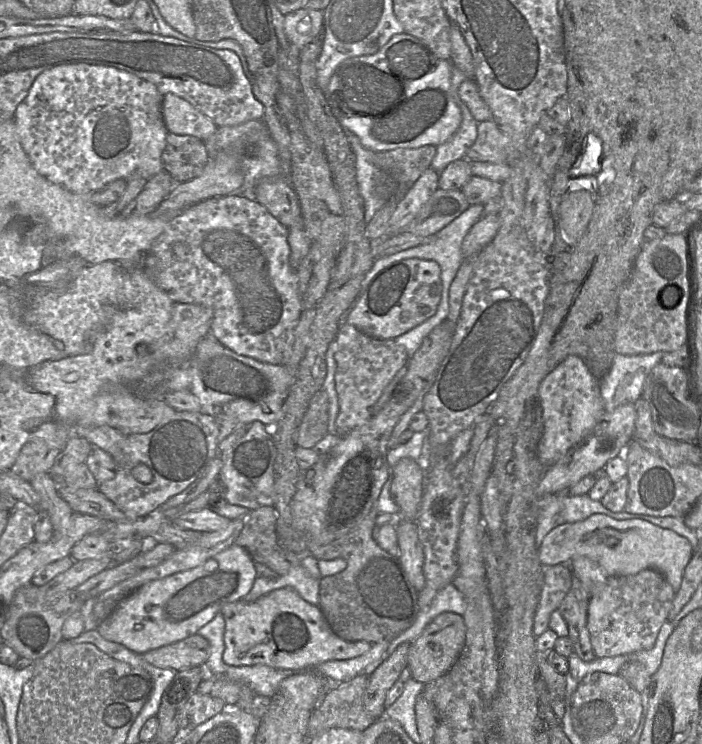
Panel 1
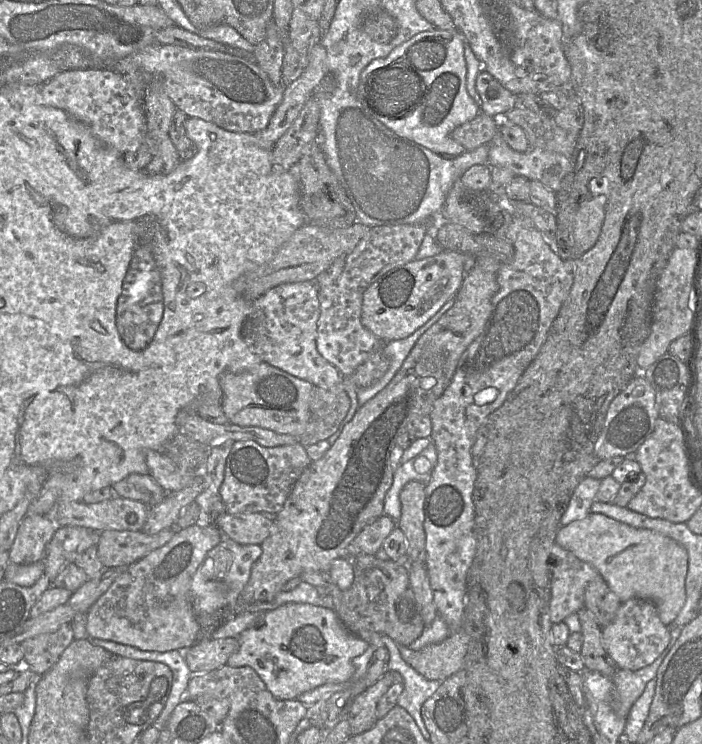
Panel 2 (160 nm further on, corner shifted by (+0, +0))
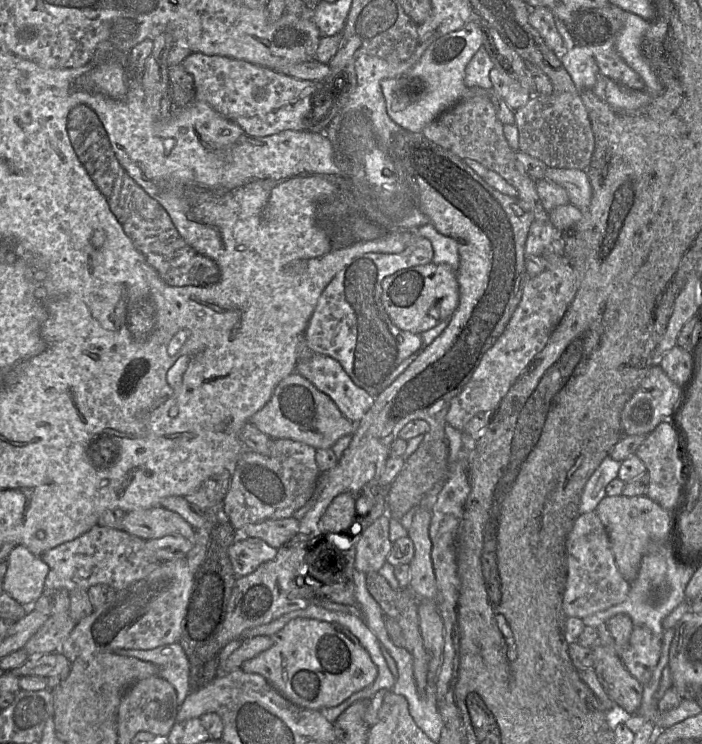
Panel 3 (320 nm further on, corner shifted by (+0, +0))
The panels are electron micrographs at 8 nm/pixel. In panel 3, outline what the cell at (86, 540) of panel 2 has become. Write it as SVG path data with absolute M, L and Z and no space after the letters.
M99 525L72 541L52 548L40 558L49 567L44 583L46 592L60 589L88 591L97 584L105 584L119 591L149 575L162 562L147 548L146 540L123 530Z

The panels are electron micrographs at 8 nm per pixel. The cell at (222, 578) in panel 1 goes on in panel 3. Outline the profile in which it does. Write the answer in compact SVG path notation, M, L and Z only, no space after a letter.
M240 537L228 548L228 556L237 577L254 572L261 564L273 560L278 549L256 537Z

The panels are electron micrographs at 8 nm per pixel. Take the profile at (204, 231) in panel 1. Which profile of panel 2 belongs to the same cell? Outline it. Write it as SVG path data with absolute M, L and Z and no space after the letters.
M304 281L281 284L251 301L249 314L241 328L241 336L263 363L308 381L315 387L342 388L343 374L318 352L318 318L319 299L316 283Z

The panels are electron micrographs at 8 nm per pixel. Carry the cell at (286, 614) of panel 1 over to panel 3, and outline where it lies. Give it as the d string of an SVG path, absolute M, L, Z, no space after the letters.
M297 617L271 638L272 645L246 660L241 669L260 674L297 706L318 711L337 706L377 677L377 667L368 651L348 628L338 623Z

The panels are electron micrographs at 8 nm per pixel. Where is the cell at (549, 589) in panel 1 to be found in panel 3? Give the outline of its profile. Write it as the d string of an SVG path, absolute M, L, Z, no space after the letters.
M596 511L580 514L565 541L567 582L562 608L567 617L584 618L625 601L630 583L617 567L606 528Z

